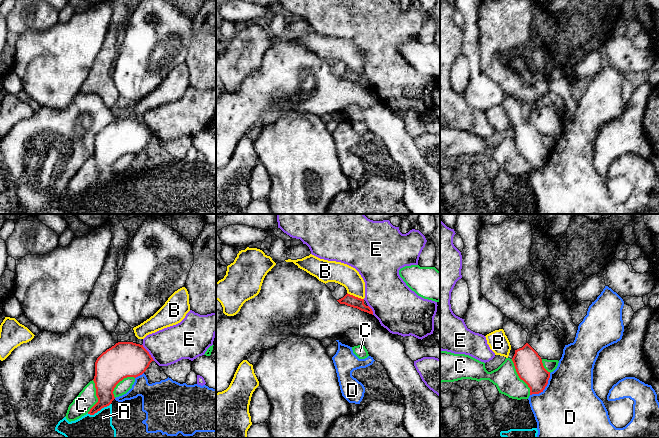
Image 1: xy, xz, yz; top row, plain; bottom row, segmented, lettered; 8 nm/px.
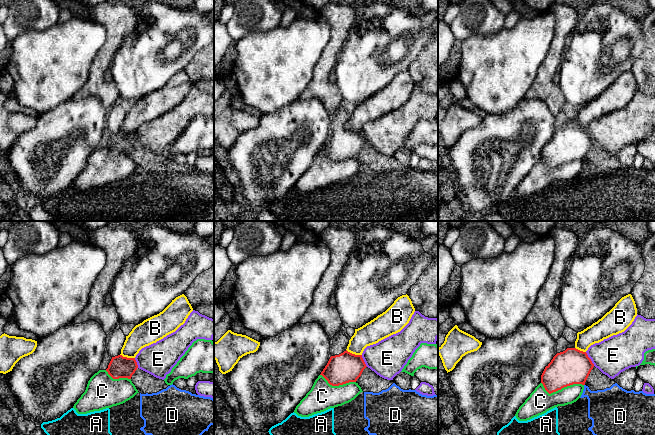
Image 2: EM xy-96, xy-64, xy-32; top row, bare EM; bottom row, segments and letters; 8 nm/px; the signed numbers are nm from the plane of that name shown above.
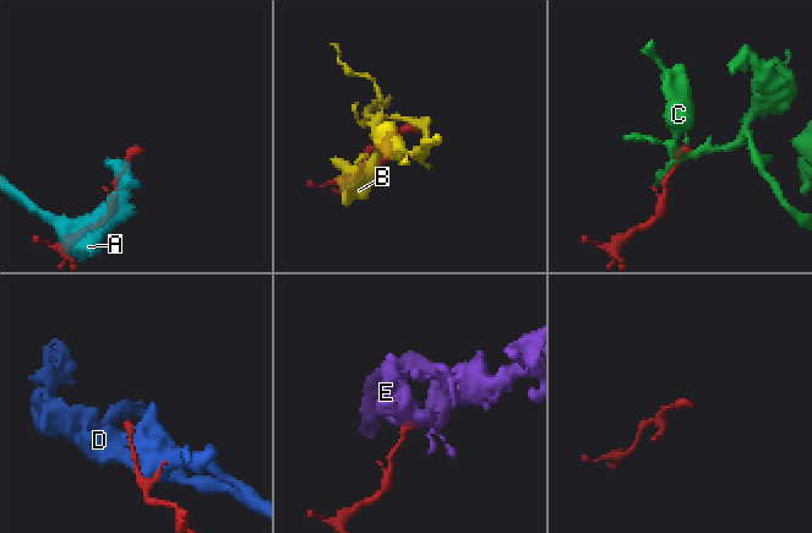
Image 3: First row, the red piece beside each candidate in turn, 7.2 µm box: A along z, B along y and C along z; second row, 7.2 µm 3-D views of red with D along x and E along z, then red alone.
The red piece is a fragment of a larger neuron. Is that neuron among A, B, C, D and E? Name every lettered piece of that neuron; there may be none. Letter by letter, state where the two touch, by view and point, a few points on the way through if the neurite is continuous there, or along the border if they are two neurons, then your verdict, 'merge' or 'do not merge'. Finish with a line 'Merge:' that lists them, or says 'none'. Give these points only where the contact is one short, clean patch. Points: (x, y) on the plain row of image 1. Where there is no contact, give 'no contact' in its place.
A: xy (98, 186) | do not merge
B: xz (354, 72) | along xz (347, 68), (363, 75) | do not merge
C: yz (519, 153) | do not merge
D: yz (544, 164) | do not merge
E: xy (148, 128) | along xy (142, 120), (154, 136) | do not merge
Merge: none

